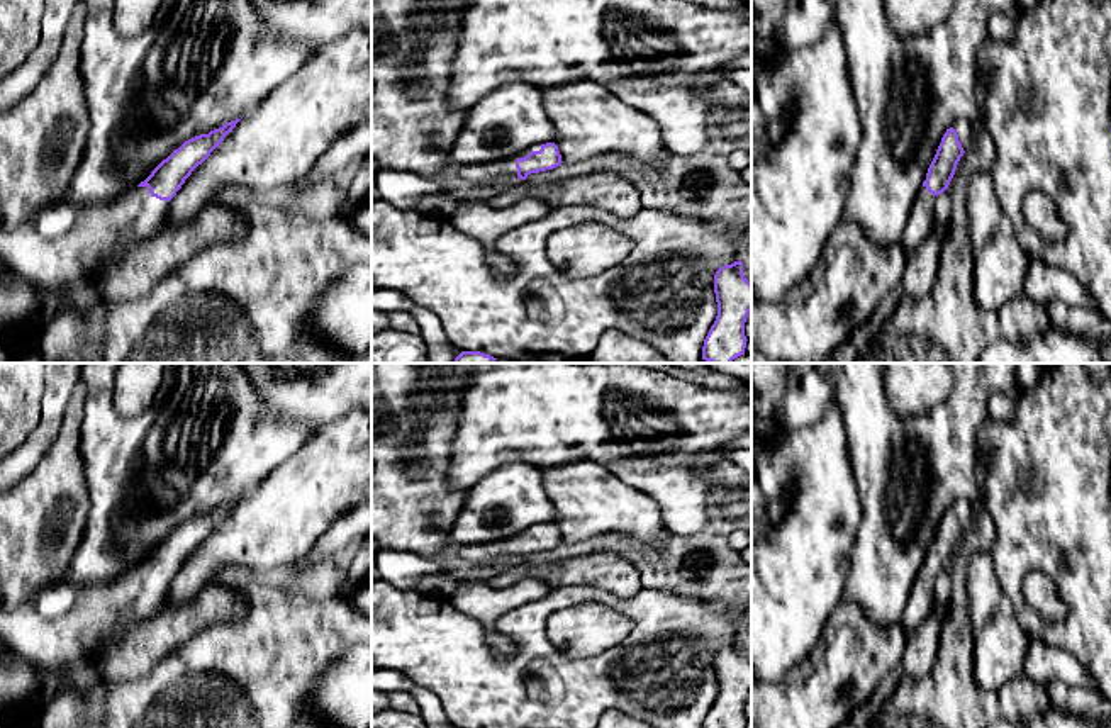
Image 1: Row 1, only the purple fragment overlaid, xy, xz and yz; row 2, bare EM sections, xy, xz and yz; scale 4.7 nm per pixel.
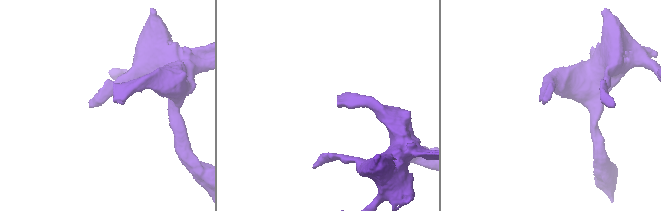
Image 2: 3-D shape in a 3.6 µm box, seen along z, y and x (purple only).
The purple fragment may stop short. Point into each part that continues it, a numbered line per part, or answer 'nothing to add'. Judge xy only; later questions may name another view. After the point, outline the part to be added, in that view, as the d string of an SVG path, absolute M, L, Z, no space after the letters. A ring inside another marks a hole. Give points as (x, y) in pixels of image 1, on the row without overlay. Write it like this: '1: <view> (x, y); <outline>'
1: xy (100, 615); M134 567L110 584L81 589L76 592L73 608L58 619L42 619L27 604L5 611L0 608L0 641L17 657L27 658L58 677L66 677L80 664L100 664L102 653L122 638L132 624L153 618L165 604L168 582L149 574L148 567Z

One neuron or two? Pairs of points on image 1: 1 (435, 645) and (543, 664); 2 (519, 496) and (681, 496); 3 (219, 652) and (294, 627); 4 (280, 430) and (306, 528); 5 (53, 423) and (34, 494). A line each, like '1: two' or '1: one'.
1: one
2: two
3: one
4: two
5: two

